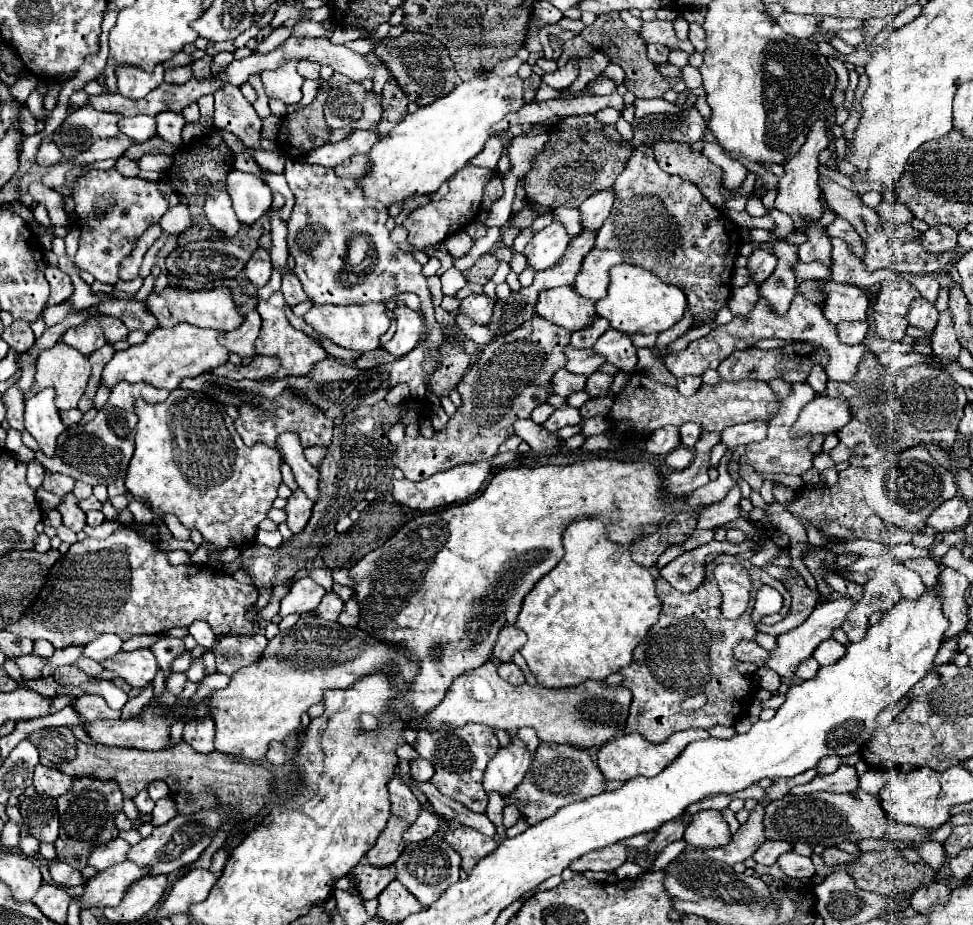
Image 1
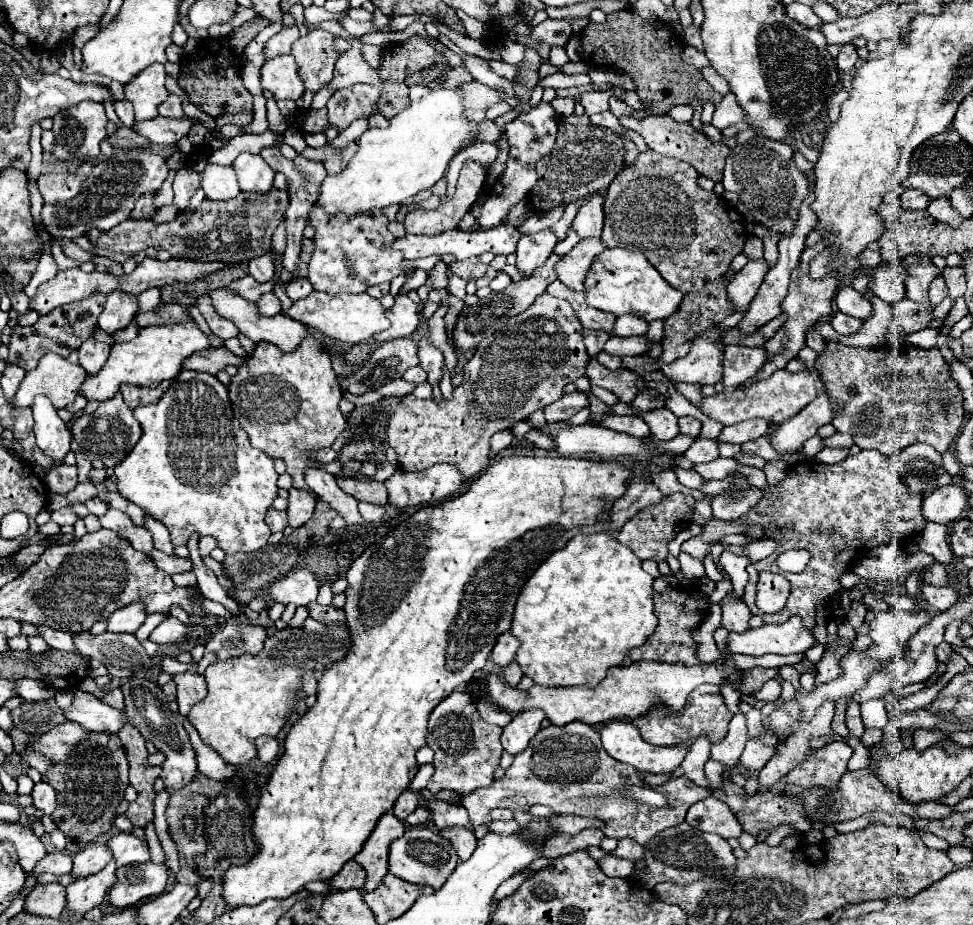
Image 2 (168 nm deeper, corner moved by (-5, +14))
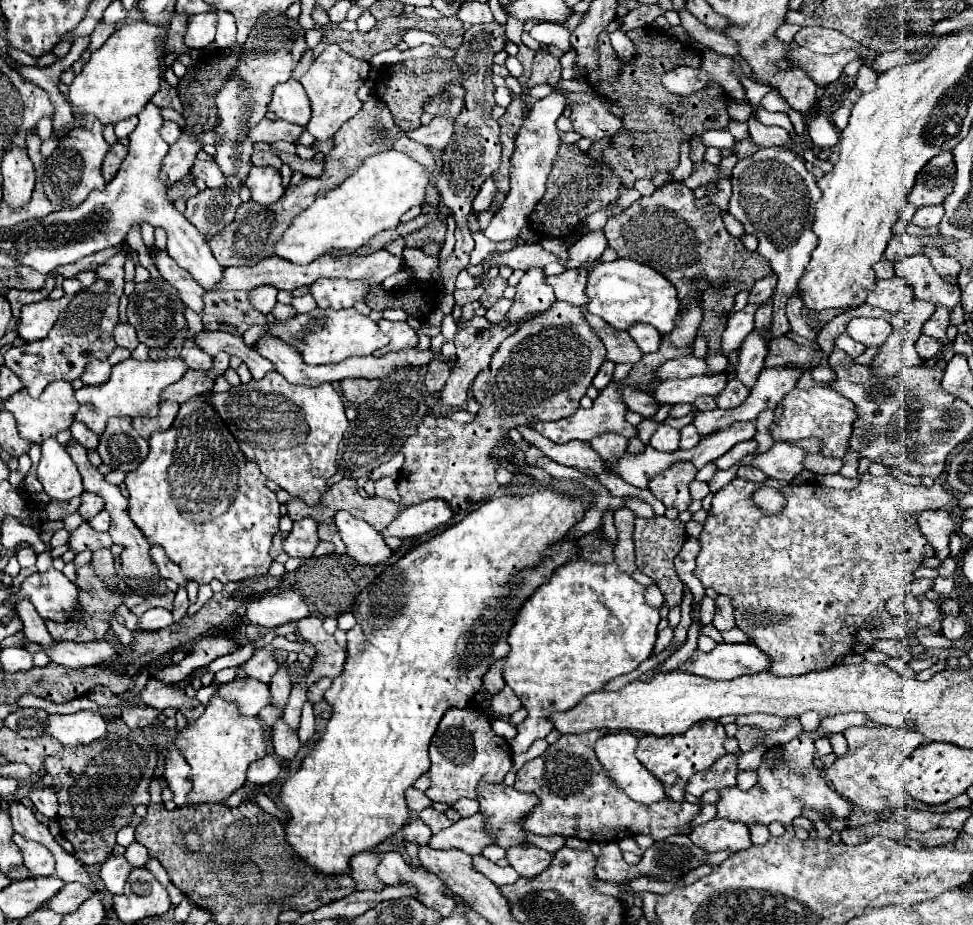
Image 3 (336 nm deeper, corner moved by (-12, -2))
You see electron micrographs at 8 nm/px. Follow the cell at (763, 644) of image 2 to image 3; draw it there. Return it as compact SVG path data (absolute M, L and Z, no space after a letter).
M716 644L714 650L694 650L692 656L678 668L682 672L694 672L712 680L732 680L742 674L756 674L768 670L770 660L754 644Z

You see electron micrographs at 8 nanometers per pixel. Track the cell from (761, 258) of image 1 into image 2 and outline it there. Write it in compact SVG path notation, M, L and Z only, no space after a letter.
M763 258L749 260L745 264L745 268L741 272L737 272L737 276L731 280L729 300L733 300L733 304L737 306L739 312L745 312L749 308L749 304L767 272L769 272L769 266Z

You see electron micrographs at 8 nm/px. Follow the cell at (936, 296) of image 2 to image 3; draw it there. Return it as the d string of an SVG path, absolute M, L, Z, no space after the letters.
M938 306L938 310L932 314L932 318L924 324L924 330L922 334L930 336L930 338L936 338L938 342L946 344L946 328L948 328L948 316L950 316L950 310L944 308L944 306Z

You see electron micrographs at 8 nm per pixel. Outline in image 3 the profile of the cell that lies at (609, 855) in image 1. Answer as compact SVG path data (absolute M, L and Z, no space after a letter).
M528 844L508 848L506 858L508 858L510 866L524 878L532 878L532 876L542 874L552 862L550 852L540 850L536 846L528 846Z

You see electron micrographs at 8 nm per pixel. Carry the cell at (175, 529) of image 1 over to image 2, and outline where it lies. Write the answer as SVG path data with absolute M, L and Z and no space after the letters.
M193 533L187 544L190 559L193 563L192 570L197 577L198 588L207 599L221 603L233 616L239 617L238 604L232 598L228 597L227 592L219 584L214 572L200 558L198 542L198 533Z

